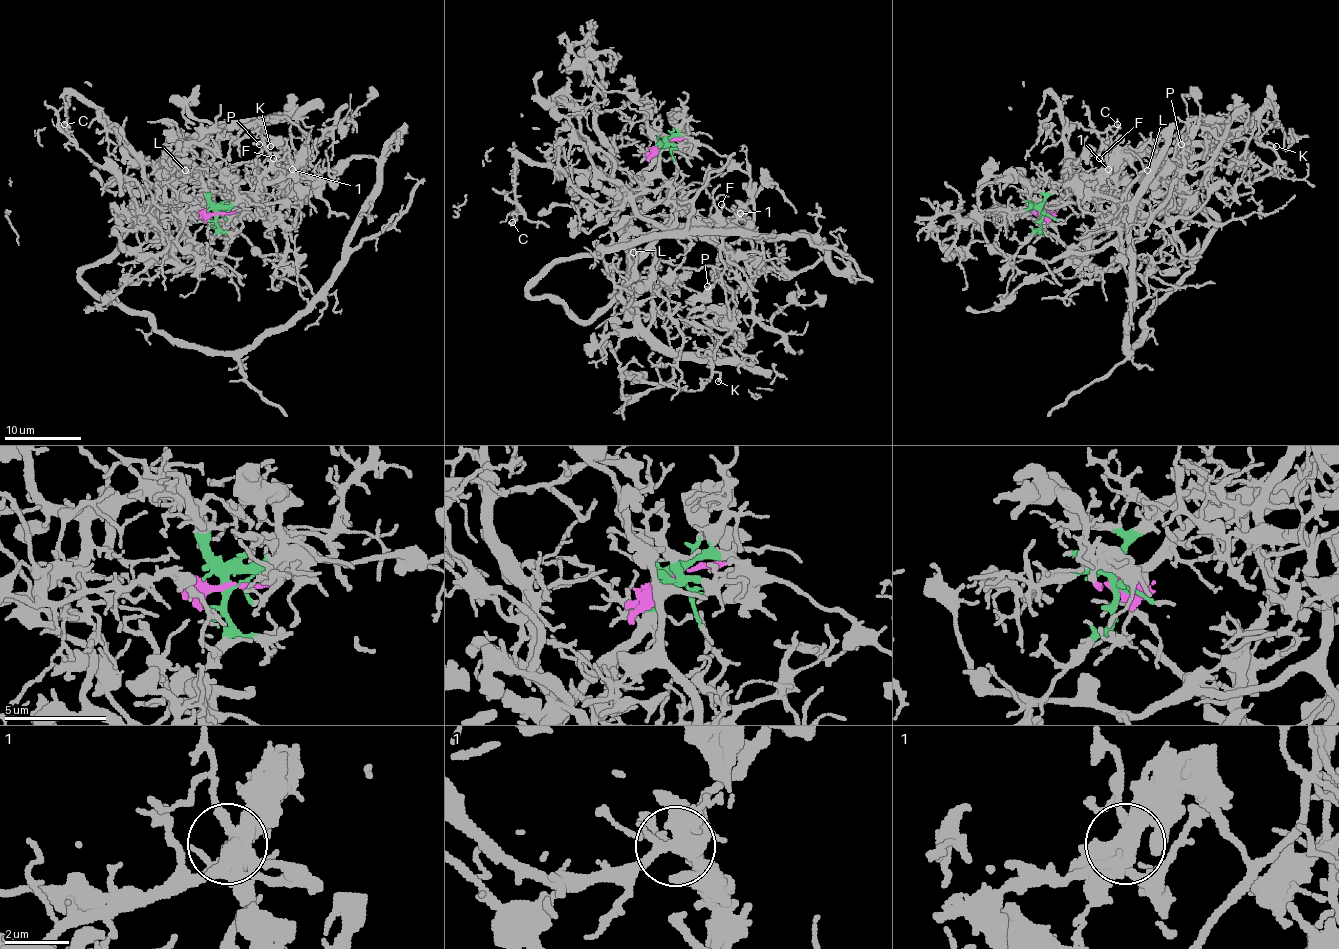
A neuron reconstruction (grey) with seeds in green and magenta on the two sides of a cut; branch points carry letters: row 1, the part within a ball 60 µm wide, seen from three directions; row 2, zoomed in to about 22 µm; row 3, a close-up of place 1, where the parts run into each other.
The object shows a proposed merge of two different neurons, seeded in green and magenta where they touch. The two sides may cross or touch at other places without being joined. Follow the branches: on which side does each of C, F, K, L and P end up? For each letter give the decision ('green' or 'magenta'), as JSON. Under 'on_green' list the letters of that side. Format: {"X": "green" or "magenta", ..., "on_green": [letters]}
{"C": "green", "F": "green", "K": "green", "L": "green", "P": "green", "on_green": ["C", "F", "K", "L", "P"]}

